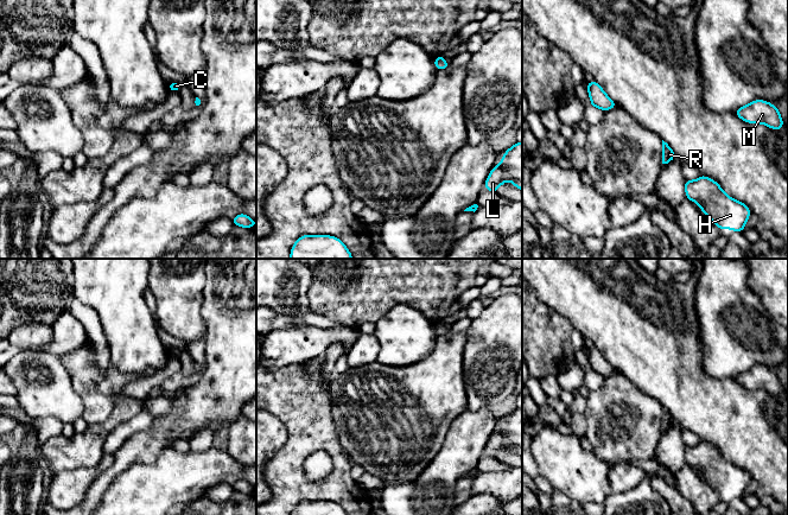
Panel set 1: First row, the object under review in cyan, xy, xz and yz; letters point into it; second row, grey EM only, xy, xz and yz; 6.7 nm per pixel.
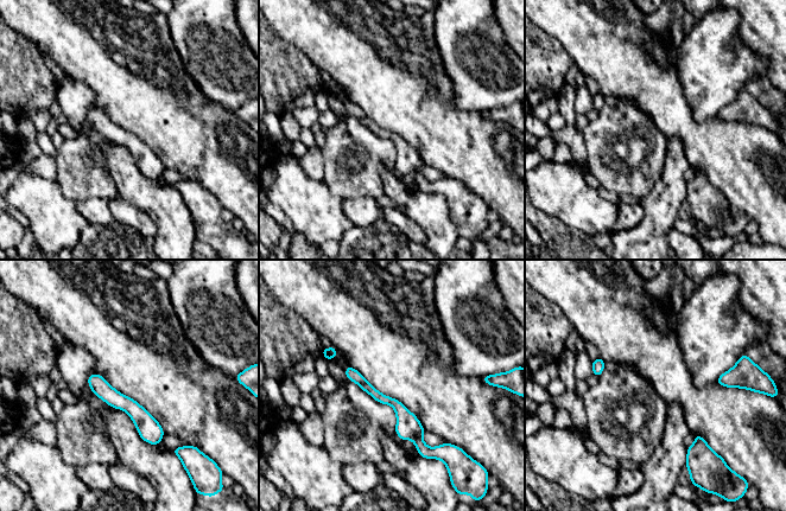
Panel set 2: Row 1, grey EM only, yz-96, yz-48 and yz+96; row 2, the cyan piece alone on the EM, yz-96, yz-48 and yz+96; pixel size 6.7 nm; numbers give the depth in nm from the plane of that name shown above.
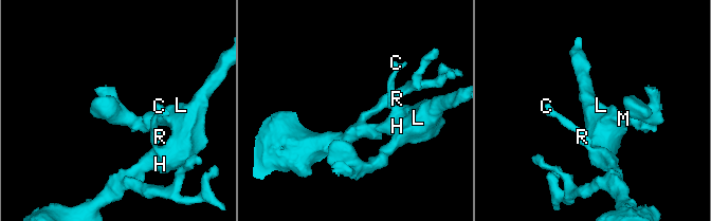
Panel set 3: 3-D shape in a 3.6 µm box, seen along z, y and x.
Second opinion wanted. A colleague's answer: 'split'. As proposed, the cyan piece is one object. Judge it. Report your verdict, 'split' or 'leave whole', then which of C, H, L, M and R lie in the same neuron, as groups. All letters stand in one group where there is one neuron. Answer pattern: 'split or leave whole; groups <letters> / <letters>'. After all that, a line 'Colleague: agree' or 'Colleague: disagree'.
leave whole; groups C H L M R
Colleague: disagree

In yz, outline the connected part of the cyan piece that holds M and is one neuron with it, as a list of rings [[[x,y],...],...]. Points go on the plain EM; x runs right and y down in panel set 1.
[[[755,365],[735,376],[735,380],[748,389],[763,389],[771,395],[783,395],[783,387],[777,373],[768,367]]]

